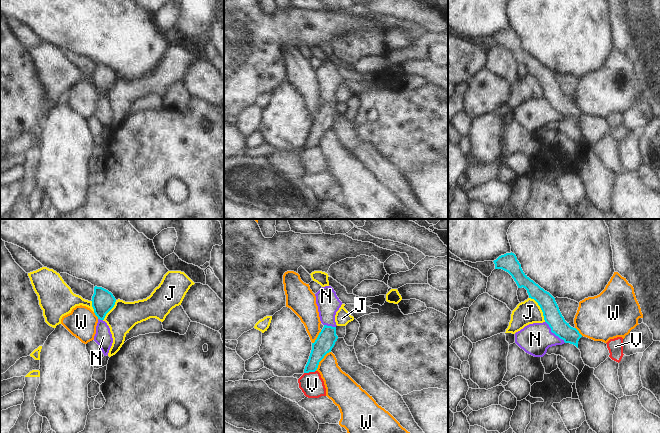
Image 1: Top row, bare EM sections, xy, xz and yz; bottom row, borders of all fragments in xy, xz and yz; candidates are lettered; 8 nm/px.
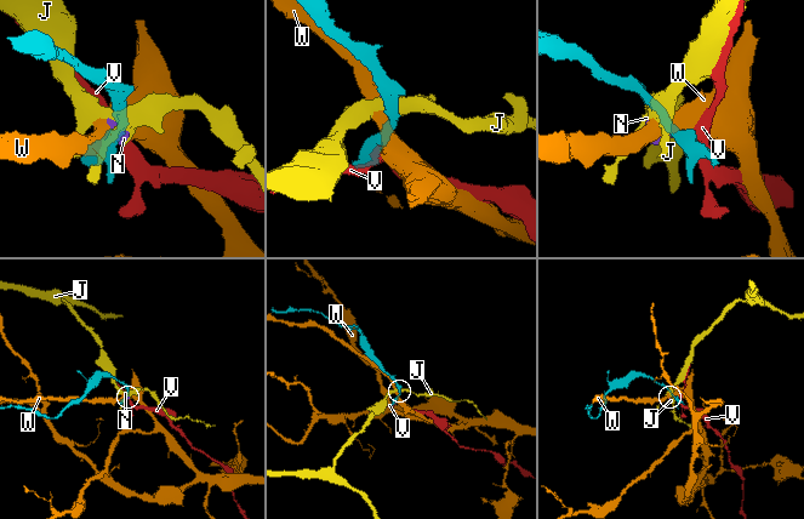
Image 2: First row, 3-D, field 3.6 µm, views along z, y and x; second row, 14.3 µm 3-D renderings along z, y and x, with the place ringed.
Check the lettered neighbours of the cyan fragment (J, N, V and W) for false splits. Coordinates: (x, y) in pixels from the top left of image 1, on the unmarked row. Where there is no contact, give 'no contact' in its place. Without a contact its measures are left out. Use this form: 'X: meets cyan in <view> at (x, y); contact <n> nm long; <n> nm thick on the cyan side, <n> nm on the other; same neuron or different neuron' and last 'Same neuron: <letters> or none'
J: meets cyan in yz at (540, 83); contact 240 nm long; 140 nm thick on the cyan side, 190 nm on the other; different neuron
N: meets cyan in yz at (553, 108); contact 240 nm long; 140 nm thick on the cyan side, 240 nm on the other; different neuron
V: meets cyan in xz at (309, 147); contact 100 nm long; 150 nm thick on the cyan side, 190 nm on the other; different neuron
W: meets cyan in xz at (321, 135); contact 200 nm long; 150 nm thick on the cyan side, 220 nm on the other; different neuron
Same neuron: none

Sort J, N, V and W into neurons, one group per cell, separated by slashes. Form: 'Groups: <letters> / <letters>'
Groups: J / N / V / W.

